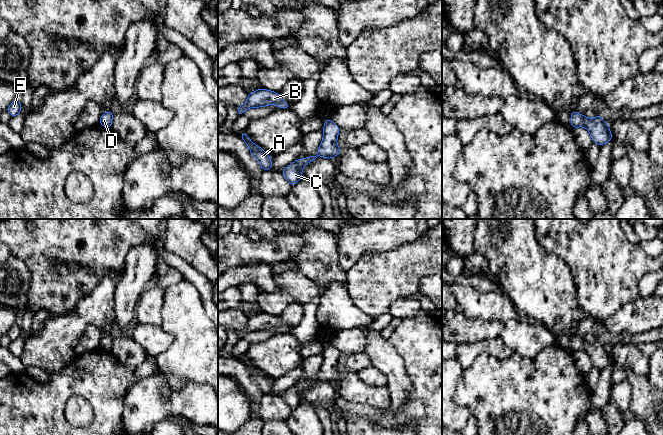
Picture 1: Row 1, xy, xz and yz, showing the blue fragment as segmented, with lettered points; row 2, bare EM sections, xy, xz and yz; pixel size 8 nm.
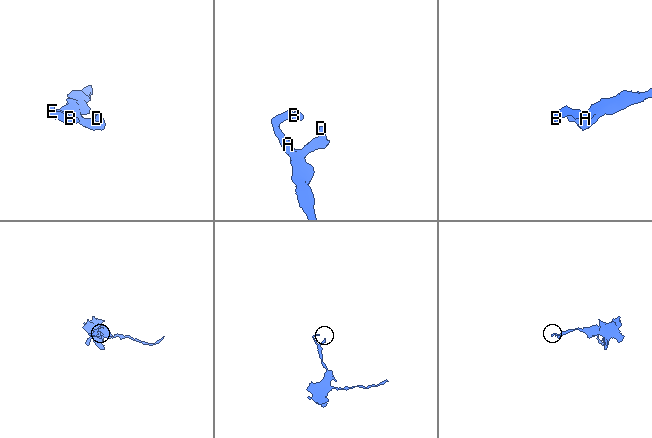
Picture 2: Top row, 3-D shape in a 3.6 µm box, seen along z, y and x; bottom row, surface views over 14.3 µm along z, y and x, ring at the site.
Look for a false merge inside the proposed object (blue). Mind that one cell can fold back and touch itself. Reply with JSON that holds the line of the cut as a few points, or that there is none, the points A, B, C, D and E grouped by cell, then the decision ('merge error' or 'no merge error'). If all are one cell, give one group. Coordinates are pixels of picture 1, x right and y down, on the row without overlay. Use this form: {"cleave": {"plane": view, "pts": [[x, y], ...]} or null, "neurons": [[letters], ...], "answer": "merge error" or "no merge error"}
{"cleave": null, "neurons": [["A", "B", "C", "D", "E"]], "answer": "no merge error"}

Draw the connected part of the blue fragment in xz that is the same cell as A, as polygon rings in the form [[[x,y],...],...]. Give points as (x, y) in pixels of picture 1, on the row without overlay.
[[[245,356],[239,358],[249,371],[254,382],[258,384],[263,395],[272,393],[271,381],[259,370],[255,369]]]

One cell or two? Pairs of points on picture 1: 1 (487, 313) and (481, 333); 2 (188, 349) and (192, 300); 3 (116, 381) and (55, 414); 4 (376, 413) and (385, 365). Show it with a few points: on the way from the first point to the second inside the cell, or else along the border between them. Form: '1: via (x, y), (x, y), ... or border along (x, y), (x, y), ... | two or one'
1: border along (462, 313), (467, 317), (499, 320), (503, 324) | two
2: via (189, 337), (189, 312) | one
3: via (98, 381), (76, 382), (62, 396) | one
4: via (390, 408), (396, 402), (396, 379) | one

